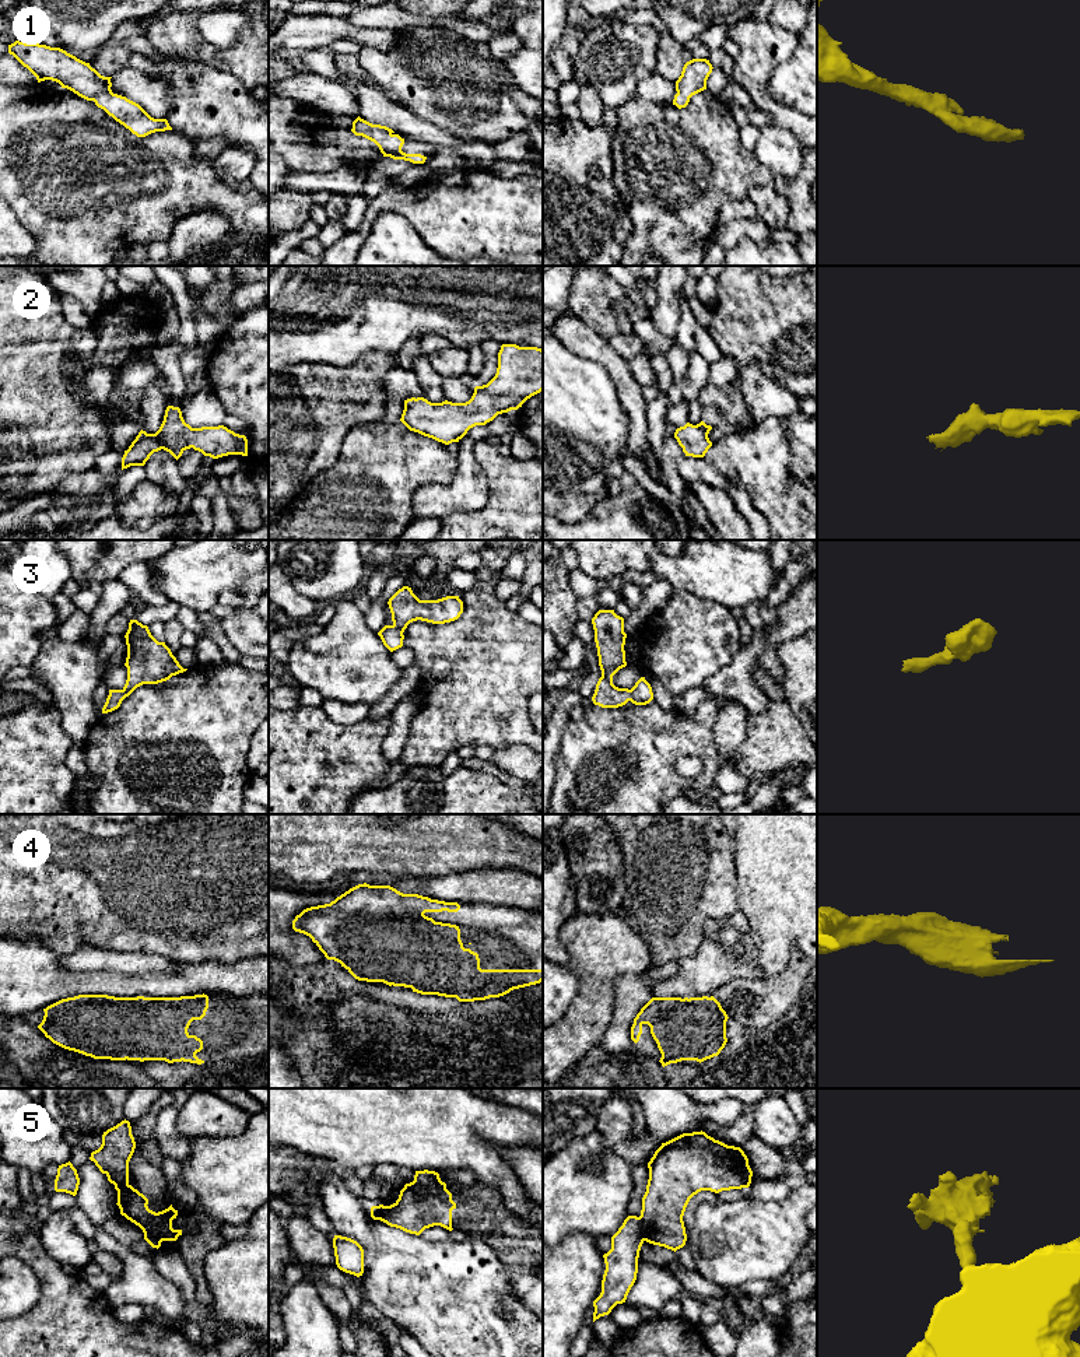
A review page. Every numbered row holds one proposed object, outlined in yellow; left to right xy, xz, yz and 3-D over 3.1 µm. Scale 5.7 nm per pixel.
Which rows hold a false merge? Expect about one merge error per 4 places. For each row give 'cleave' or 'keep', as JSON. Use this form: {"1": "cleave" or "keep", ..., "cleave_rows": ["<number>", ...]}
{"1": "keep", "2": "keep", "3": "keep", "4": "keep", "5": "cleave", "cleave_rows": ["5"]}

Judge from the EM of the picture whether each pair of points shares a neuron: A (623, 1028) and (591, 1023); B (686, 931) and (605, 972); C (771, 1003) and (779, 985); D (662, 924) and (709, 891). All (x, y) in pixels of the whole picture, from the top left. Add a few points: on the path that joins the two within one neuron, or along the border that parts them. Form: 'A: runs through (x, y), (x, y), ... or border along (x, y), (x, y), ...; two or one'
A: border along (613, 993), (612, 1021), (598, 1045); two
B: border along (628, 925), (647, 946), (652, 964); two
C: runs through (771, 999), (778, 989); one
D: runs through (673, 912), (698, 891); one

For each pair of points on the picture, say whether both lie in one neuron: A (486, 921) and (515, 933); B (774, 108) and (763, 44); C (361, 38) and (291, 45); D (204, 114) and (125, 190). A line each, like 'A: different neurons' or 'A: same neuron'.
A: same neuron
B: same neuron
C: same neuron
D: different neurons

